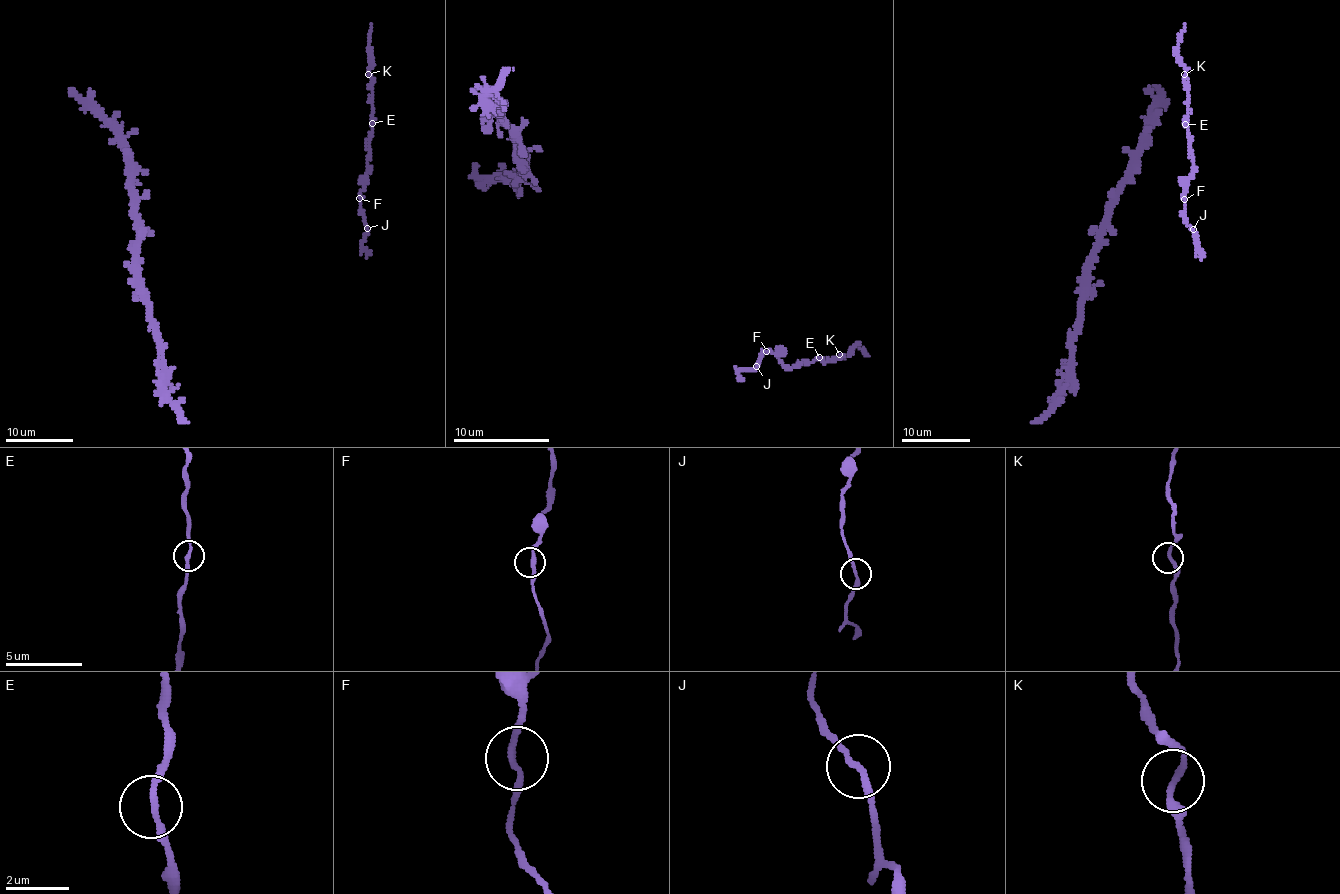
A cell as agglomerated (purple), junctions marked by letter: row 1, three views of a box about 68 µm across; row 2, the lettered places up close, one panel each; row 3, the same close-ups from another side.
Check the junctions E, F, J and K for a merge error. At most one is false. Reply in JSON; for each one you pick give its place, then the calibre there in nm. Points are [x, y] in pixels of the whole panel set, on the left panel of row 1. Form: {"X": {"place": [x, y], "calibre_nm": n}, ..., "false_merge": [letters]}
{"false_merge": []}

